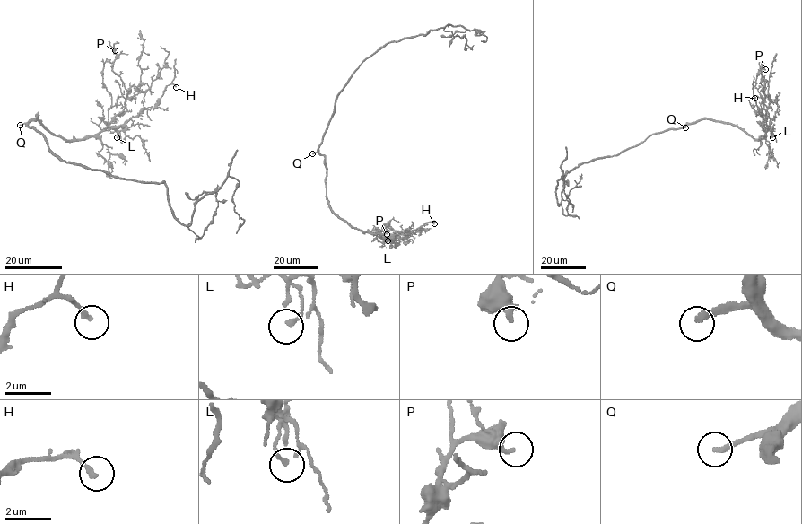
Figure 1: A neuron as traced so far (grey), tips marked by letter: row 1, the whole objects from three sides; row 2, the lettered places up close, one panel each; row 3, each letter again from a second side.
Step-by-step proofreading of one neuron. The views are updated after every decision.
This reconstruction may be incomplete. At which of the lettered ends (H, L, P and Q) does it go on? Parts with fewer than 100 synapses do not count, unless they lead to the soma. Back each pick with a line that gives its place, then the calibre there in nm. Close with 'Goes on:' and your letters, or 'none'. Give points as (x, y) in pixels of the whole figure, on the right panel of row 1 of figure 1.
Q: place (685, 127); calibre 240 nm
Goes on: Q

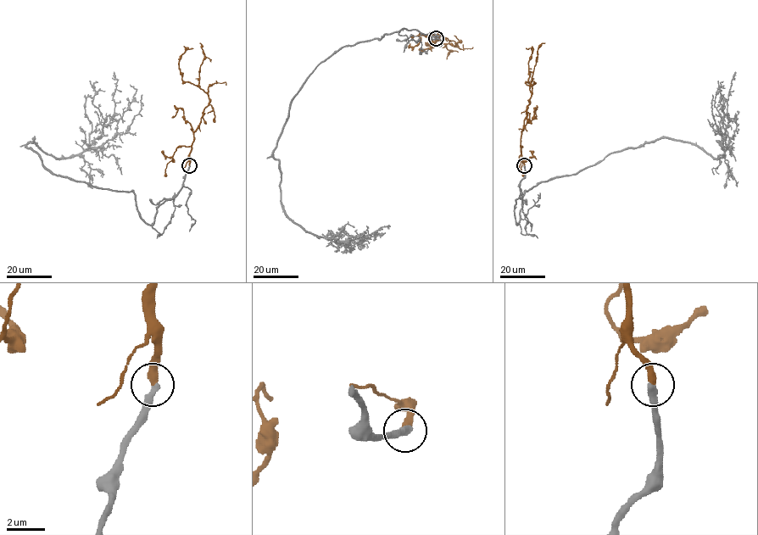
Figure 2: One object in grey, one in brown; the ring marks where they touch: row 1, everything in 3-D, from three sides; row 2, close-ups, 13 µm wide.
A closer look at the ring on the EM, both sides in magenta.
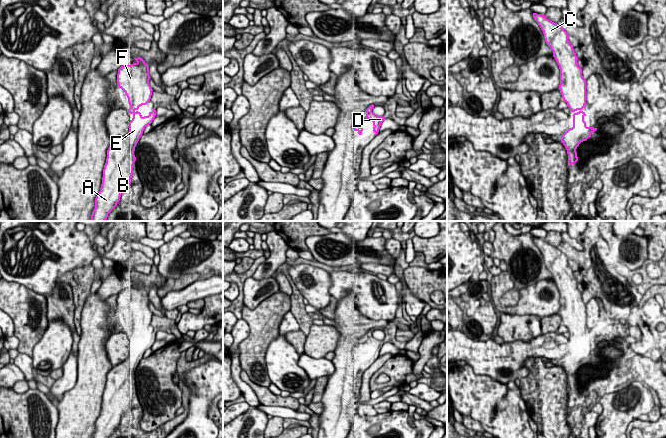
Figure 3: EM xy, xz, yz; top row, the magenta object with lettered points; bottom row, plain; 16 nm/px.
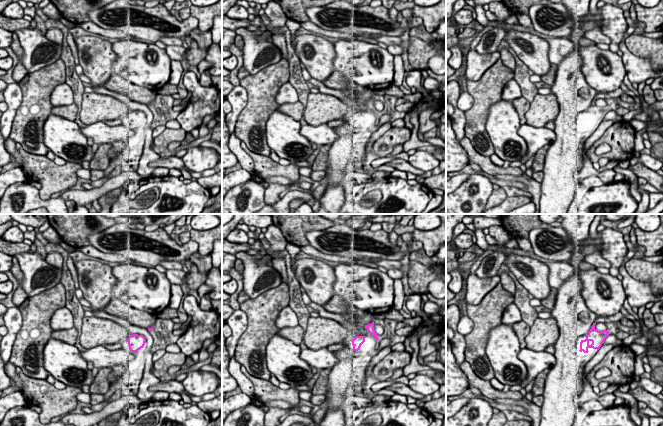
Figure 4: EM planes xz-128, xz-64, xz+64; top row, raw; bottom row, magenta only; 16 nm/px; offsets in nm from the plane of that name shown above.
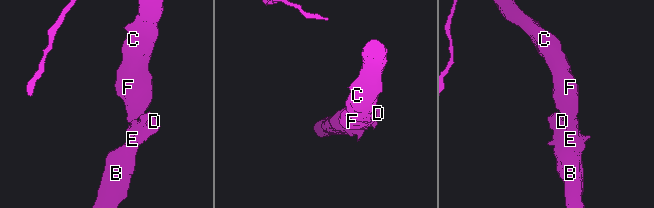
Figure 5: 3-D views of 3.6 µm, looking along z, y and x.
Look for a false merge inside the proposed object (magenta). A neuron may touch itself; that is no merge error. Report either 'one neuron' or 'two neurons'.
one neuron

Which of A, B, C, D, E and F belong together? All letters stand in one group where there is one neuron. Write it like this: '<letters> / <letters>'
A B C D E F

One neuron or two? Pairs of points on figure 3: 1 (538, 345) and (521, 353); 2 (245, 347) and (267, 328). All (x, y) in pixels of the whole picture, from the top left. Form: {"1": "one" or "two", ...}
{"1": "one", "2": "one"}

